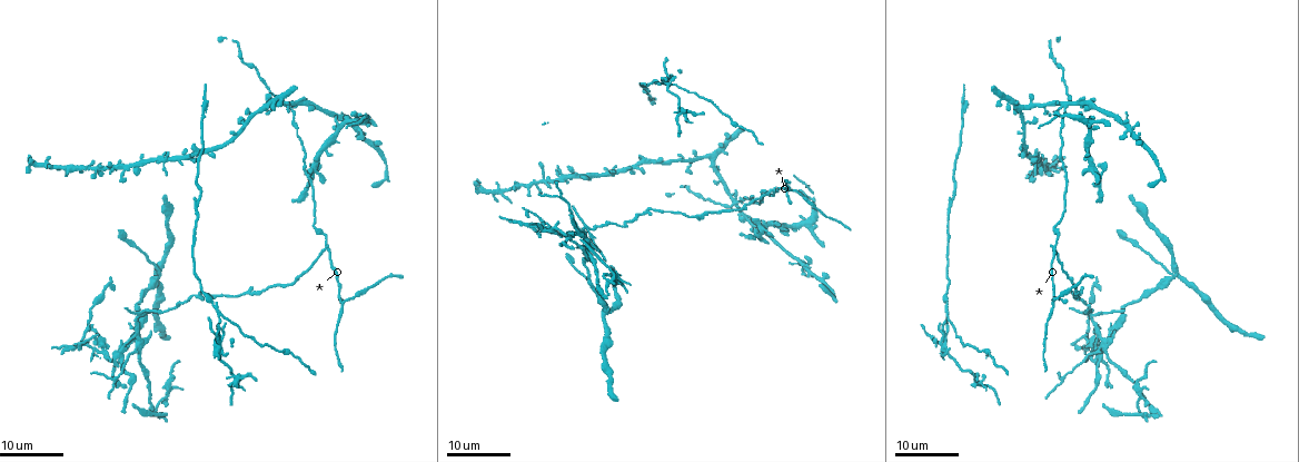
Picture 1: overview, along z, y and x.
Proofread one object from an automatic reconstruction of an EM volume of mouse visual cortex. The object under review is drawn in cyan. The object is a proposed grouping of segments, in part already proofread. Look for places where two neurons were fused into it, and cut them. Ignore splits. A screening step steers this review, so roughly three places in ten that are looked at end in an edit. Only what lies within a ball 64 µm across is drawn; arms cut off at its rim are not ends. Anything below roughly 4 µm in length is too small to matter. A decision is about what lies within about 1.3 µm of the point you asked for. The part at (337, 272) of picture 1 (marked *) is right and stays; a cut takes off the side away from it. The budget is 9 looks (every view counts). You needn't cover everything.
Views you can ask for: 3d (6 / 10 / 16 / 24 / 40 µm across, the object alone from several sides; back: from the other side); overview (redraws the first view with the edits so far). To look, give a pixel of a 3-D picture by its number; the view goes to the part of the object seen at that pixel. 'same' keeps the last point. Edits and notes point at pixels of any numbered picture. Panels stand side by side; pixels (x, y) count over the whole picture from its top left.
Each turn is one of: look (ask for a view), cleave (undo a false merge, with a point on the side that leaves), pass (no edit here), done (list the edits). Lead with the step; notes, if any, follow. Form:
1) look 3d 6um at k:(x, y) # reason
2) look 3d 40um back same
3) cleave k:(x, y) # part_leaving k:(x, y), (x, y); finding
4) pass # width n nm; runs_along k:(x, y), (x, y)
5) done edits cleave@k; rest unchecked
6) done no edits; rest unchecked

look 3d 24um at 1:(1053, 246)

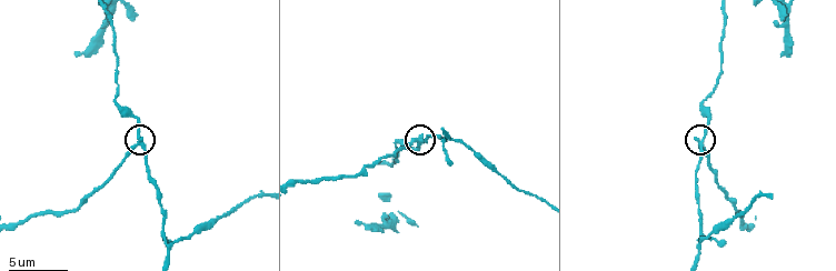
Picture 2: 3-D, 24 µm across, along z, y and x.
look 3d 10um at 2:(700, 142)

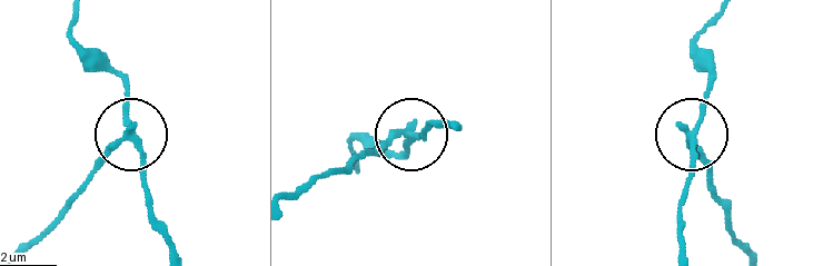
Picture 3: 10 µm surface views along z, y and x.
cleave 3:(98, 165) # width 210 nm; part_leaving 3:(124, 140), (18, 253); two neurons meet here

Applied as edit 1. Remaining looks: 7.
look overview # redraw

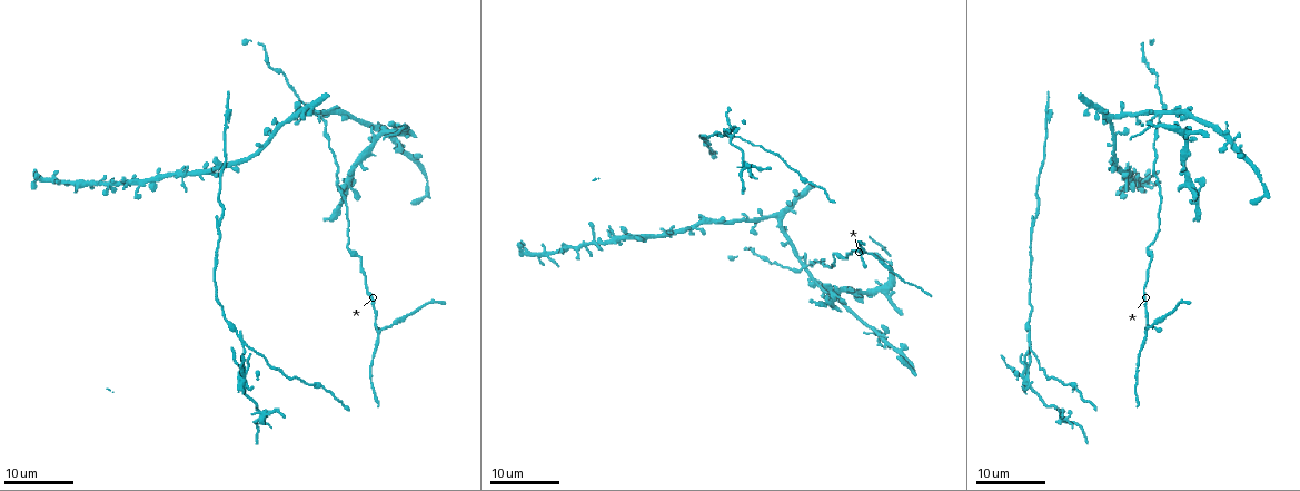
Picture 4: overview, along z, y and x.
look 3d 24um at 4:(1146, 332) # thin arm on a thick one

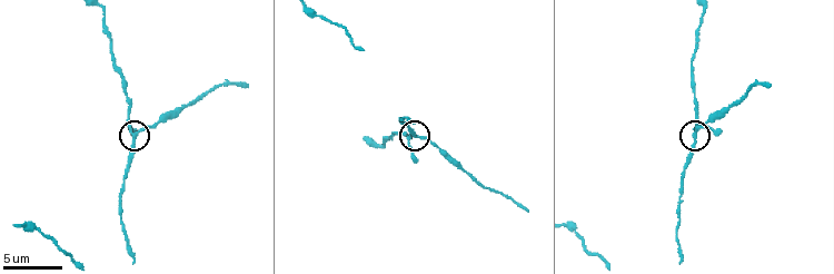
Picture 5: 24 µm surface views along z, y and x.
look 3d 10um at 5:(695, 135) # zoom in

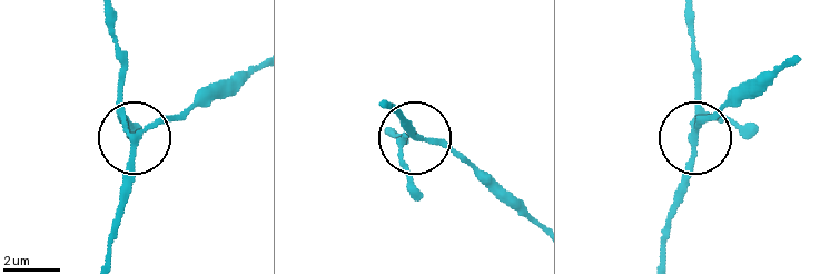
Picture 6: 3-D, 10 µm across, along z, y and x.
pass # arms 3; continuous, no second neuron

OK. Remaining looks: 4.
look 3d 16um at 4:(242, 343) # three-way junction

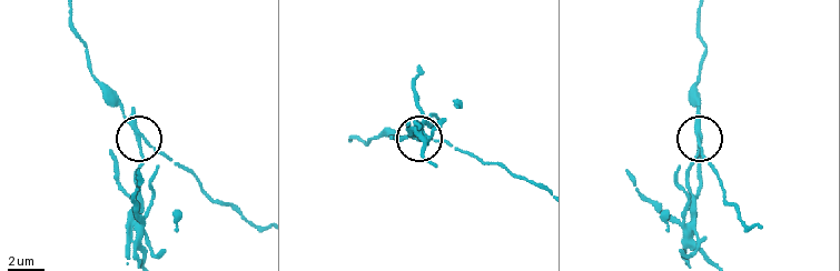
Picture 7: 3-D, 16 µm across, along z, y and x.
look 3d 10um at 7:(138, 144)

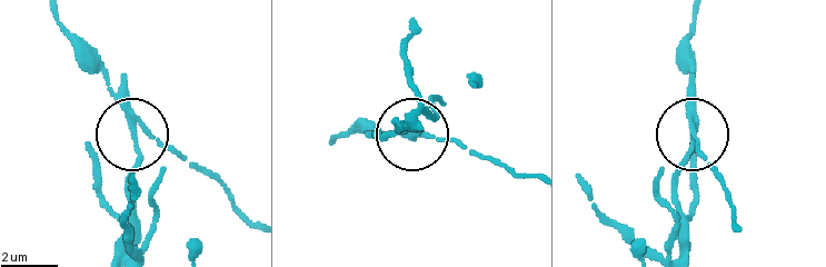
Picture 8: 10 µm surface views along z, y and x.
cleave 8:(136, 145) # part_leaving 8:(688, 106), (688, 154), (674, 197), (686, 216), (690, 205); a second neuron is stuck on

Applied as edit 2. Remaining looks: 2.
done edits cleave@3, cleave@8; rest unchecked

